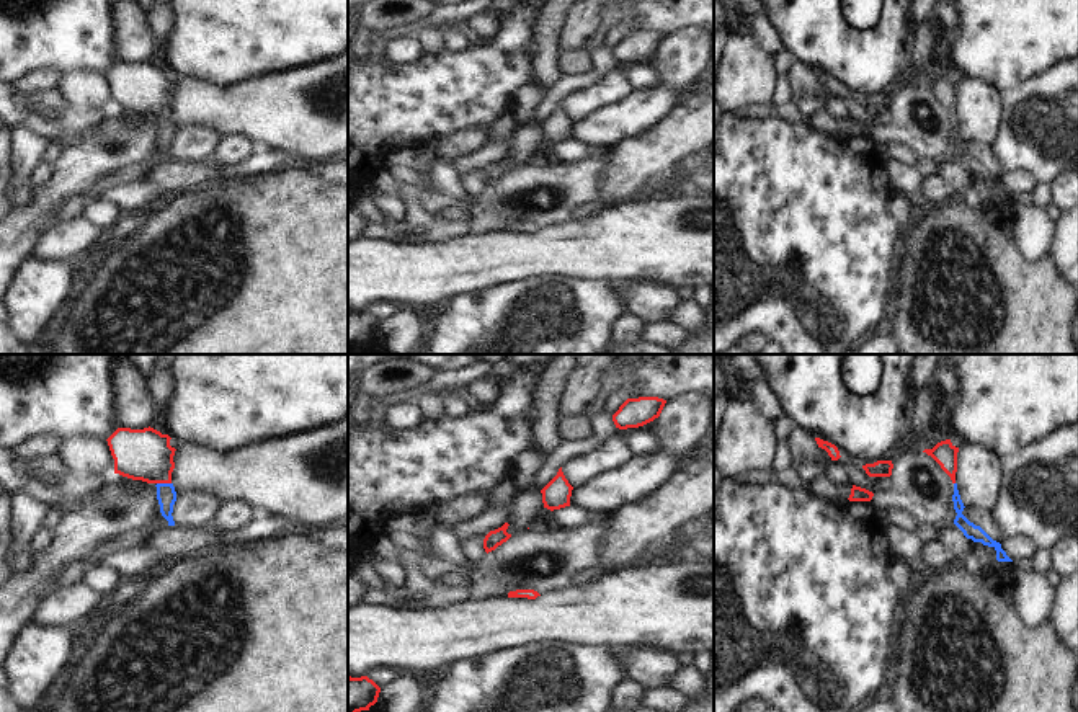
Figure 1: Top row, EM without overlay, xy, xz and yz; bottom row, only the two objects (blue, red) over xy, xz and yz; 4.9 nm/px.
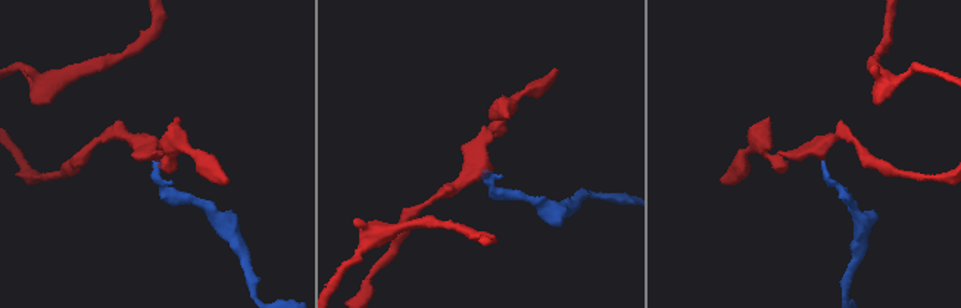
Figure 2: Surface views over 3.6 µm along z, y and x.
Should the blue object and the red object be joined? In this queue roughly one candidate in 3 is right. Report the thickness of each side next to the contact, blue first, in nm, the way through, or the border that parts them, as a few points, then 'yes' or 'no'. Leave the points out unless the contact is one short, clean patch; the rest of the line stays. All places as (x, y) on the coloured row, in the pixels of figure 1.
100 nm thick on the blue side, 260 nm on the other; runs through xy (165, 492), (164, 484), (160, 472), (146, 454); yes

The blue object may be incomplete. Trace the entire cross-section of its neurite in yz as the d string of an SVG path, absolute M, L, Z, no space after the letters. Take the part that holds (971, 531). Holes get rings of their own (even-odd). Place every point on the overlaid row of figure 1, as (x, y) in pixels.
M954 483L954 495L952 495L952 501L954 501L954 510L957 513L954 524L964 532L964 536L967 539L972 539L973 542L982 542L983 545L993 547L996 550L996 560L998 562L1013 562L1006 552L1001 549L1001 544L993 541L980 526L975 526L973 523L970 523L964 514L964 503L960 500L959 490L957 490L957 483Z

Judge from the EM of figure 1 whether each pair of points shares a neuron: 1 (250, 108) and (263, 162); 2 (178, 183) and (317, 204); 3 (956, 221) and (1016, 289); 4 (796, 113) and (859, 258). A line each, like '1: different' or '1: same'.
1: different
2: different
3: same
4: different

